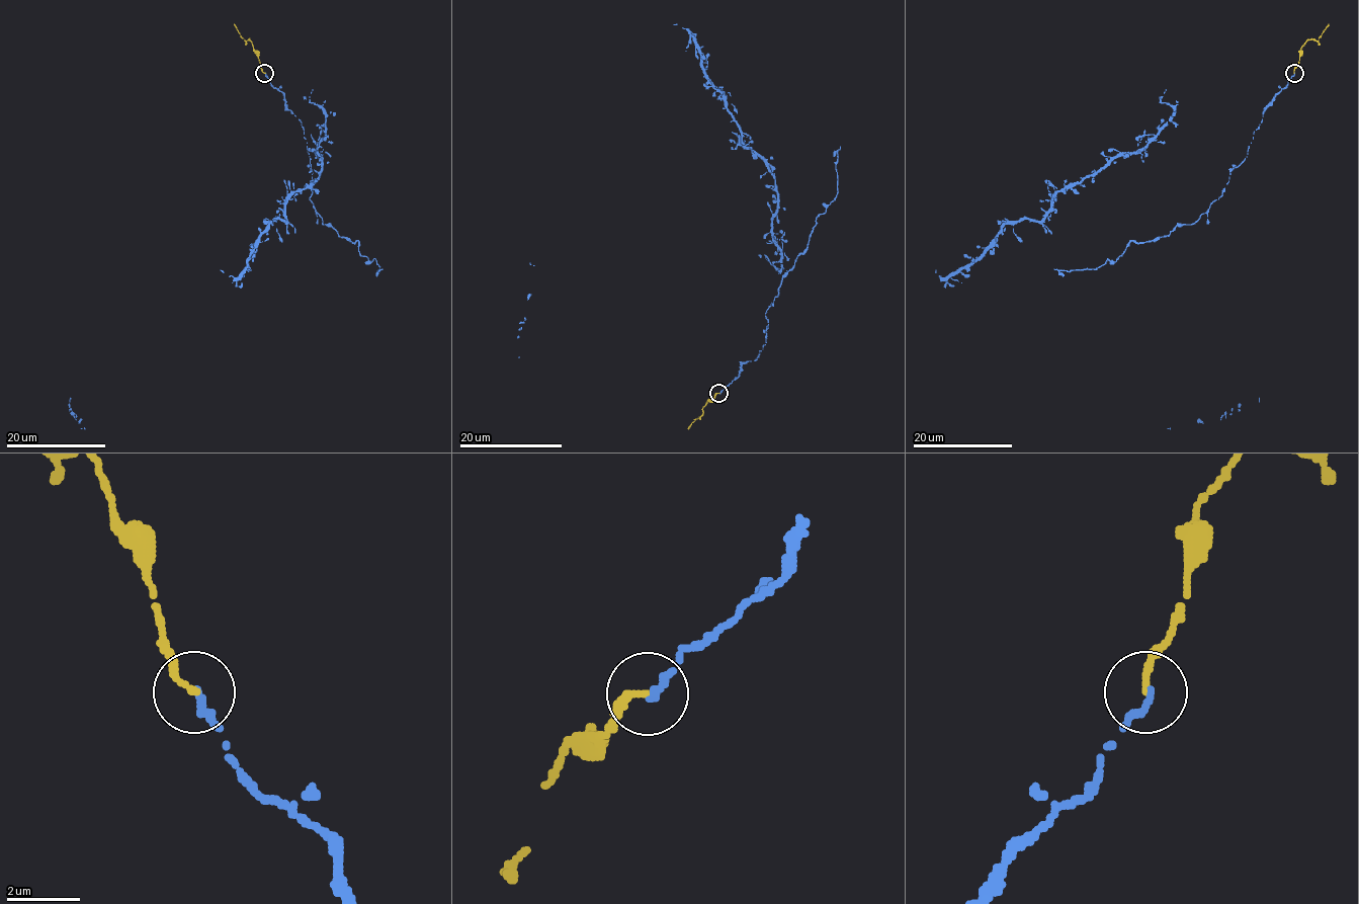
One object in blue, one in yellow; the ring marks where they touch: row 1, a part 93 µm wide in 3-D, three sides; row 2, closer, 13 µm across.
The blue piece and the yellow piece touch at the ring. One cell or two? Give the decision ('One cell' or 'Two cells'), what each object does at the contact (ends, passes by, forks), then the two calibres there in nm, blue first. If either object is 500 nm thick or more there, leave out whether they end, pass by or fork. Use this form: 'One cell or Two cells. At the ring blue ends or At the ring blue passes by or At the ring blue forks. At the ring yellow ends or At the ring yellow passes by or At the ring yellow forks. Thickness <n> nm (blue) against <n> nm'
One cell. At the ring blue ends. At the ring yellow ends. Thickness 240 nm (blue) against 180 nm

